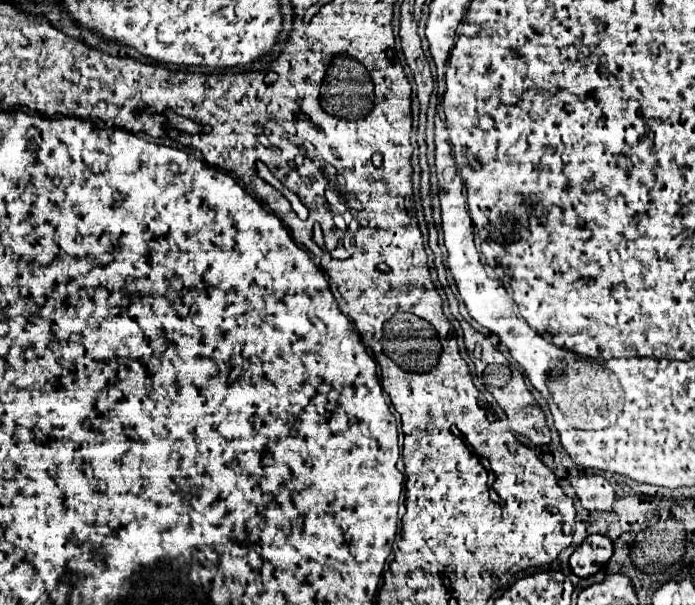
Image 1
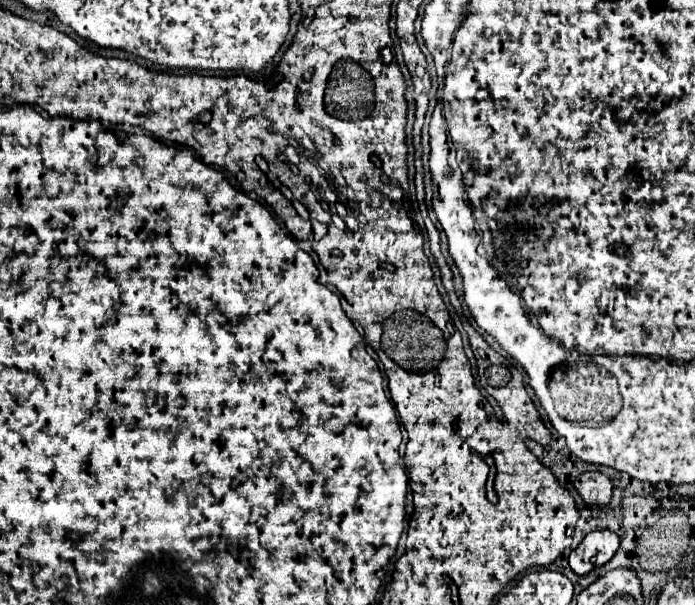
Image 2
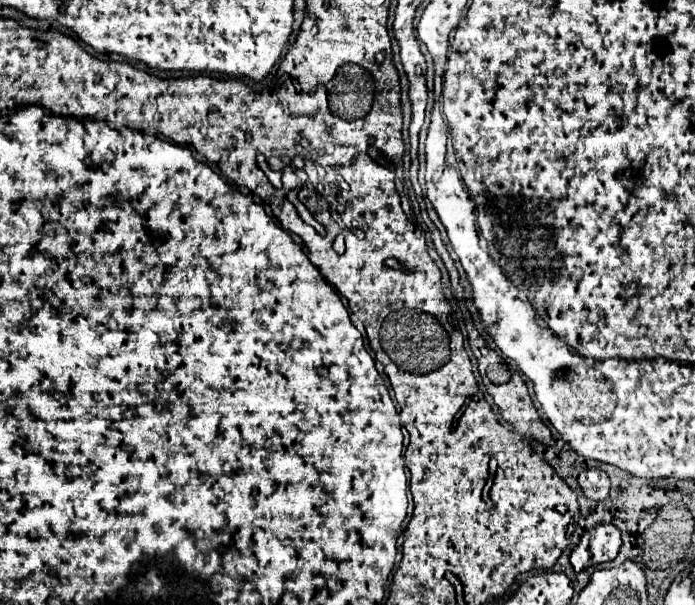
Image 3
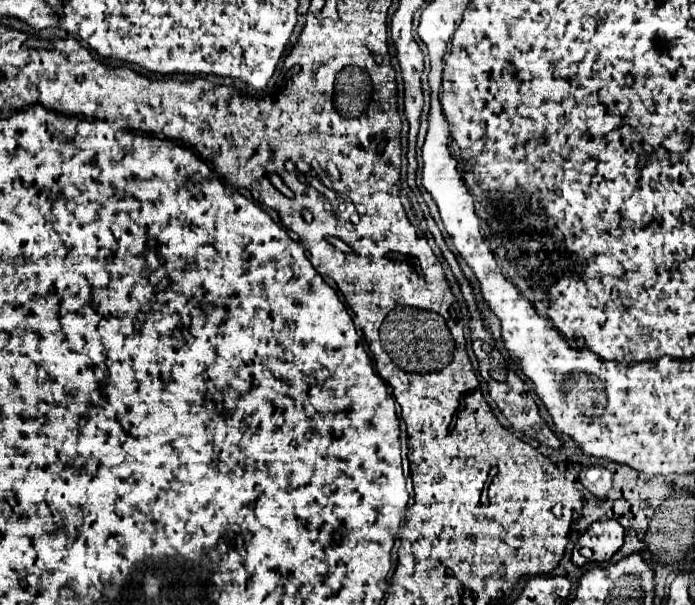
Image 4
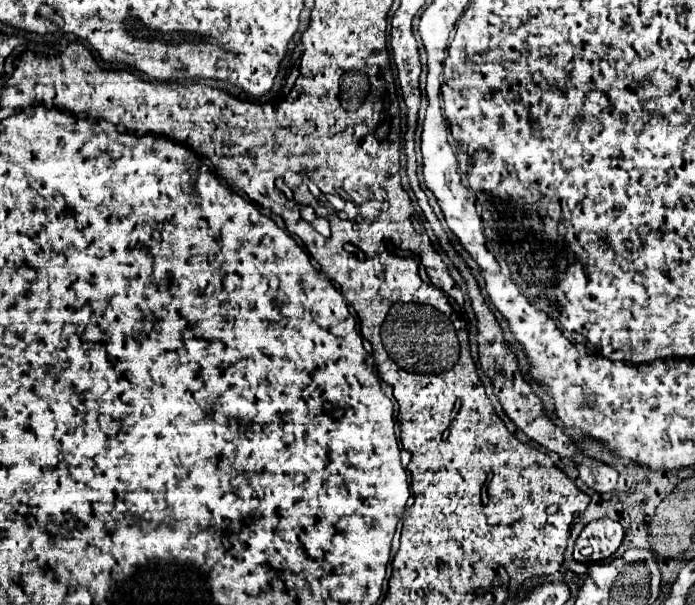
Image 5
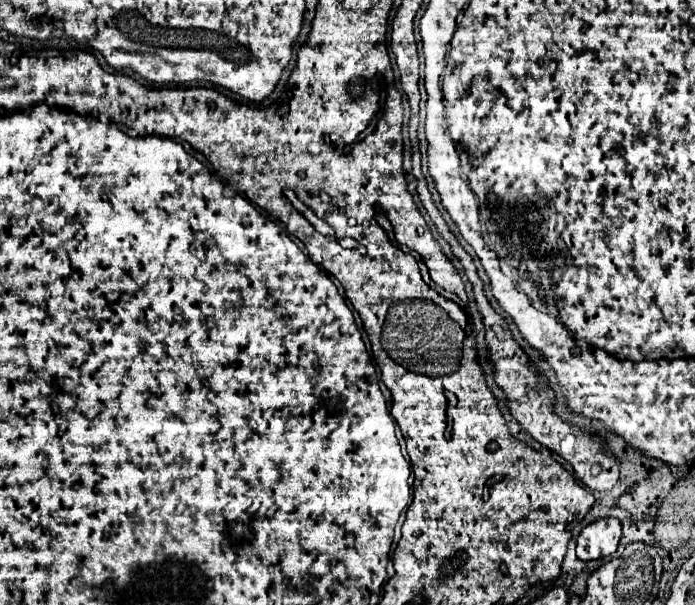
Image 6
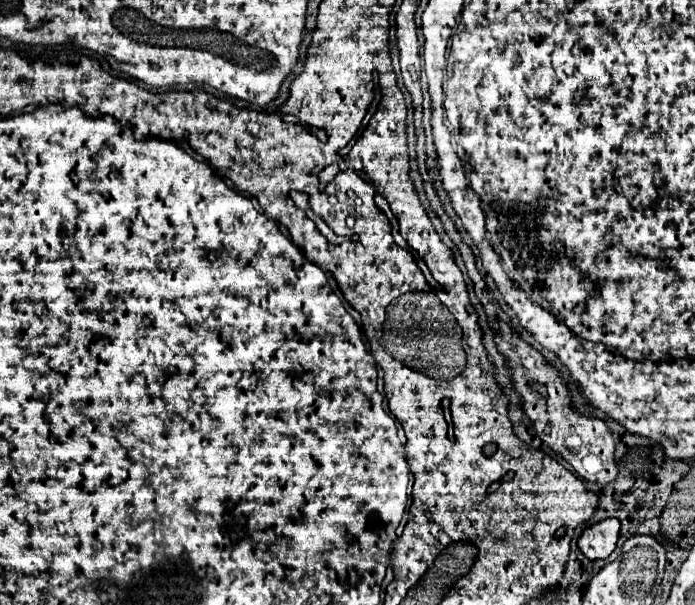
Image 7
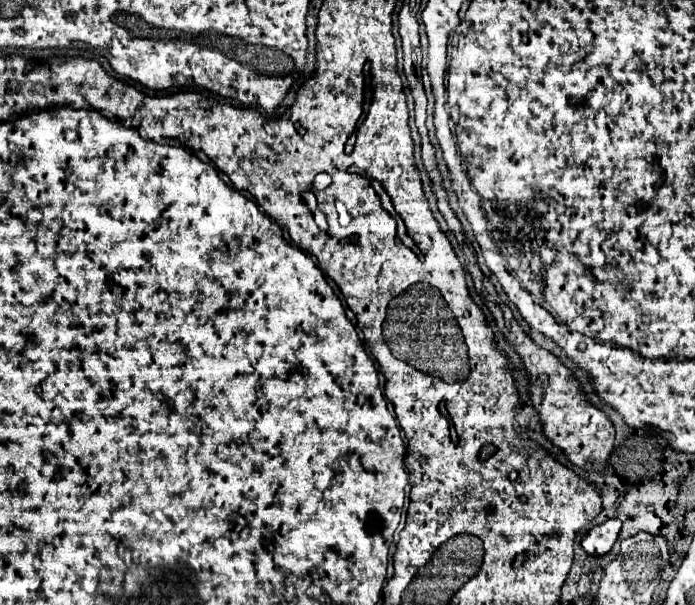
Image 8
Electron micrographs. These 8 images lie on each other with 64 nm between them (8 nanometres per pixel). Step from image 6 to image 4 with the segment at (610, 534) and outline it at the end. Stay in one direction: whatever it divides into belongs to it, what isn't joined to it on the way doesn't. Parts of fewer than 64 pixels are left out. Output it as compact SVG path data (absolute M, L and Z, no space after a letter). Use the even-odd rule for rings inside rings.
M616 520L594 522L576 542L572 562L576 566L608 562L624 542L624 528Z

